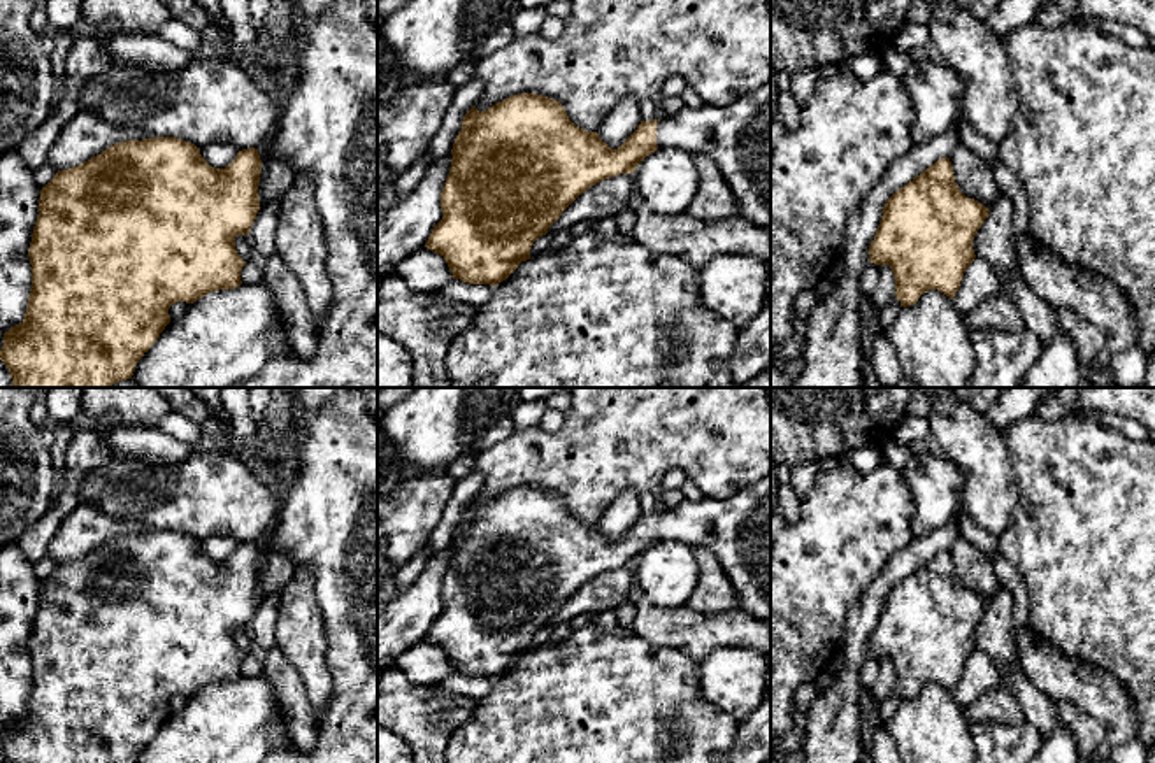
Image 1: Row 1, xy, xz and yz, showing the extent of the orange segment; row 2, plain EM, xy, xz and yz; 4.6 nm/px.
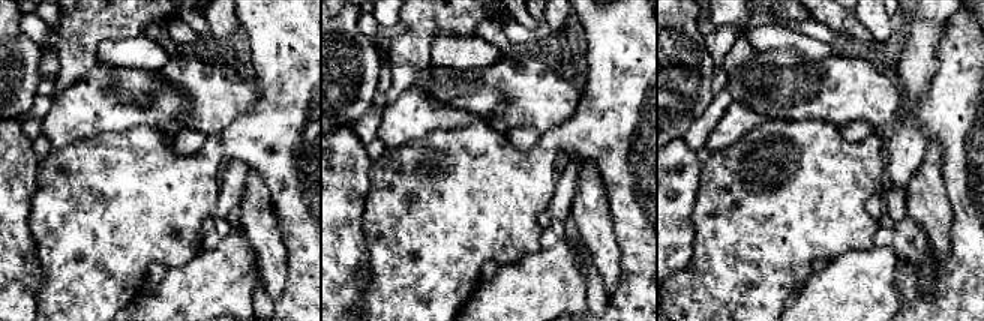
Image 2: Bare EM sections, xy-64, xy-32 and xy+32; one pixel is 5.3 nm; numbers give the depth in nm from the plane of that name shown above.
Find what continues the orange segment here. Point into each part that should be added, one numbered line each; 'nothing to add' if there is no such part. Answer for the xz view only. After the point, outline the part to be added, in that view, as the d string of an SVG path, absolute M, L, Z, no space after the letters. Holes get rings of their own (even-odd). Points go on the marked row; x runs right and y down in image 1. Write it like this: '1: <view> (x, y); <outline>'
1: xz (736, 135); M771 82L725 105L658 116L656 146L711 158L739 214L771 235Z

